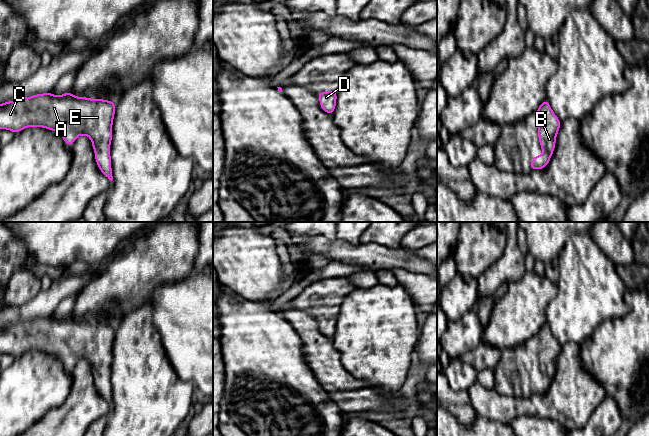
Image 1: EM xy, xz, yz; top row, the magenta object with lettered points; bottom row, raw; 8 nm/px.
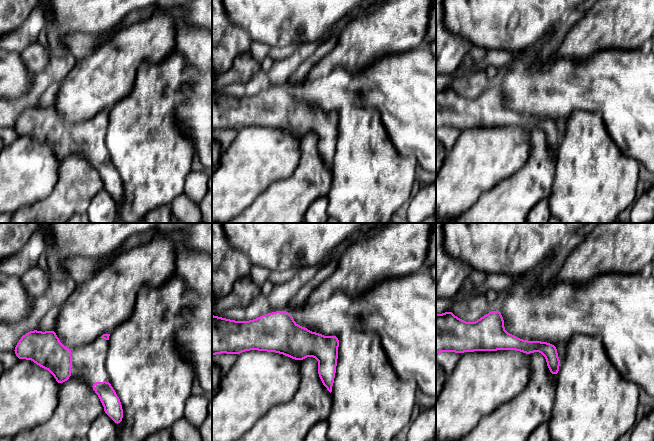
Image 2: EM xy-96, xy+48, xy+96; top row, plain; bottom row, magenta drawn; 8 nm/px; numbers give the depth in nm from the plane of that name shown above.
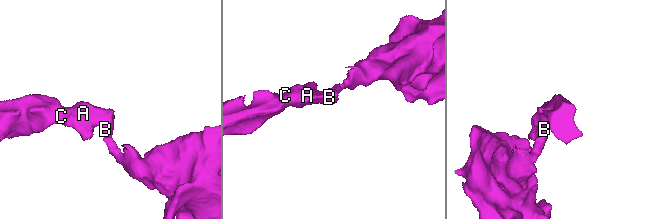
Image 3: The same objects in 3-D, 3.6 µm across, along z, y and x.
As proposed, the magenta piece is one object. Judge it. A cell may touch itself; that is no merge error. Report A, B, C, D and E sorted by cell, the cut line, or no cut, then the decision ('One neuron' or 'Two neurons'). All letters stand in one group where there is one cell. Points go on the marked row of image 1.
Groups: A B C D E. No split. One neuron

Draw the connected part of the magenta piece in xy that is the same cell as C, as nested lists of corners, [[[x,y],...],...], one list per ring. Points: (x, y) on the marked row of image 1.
[[[71,91],[60,96],[47,92],[2,103],[0,105],[0,129],[18,133],[31,126],[43,127],[58,132],[68,146],[71,146],[78,136],[87,135],[92,141],[95,159],[100,171],[112,181],[110,144],[115,107],[116,103],[114,102],[76,97]]]

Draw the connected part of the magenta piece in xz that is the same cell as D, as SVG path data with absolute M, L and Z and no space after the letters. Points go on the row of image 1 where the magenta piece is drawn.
M337 91L319 92L317 96L320 100L321 109L332 115L335 111Z

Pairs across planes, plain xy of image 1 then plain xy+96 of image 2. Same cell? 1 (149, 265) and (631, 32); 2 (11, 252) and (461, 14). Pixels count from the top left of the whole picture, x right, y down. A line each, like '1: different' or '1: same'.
1: same
2: different

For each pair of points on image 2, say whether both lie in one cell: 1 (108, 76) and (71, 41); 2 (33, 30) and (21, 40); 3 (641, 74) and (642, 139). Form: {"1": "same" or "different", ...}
{"1": "different", "2": "same", "3": "same"}

